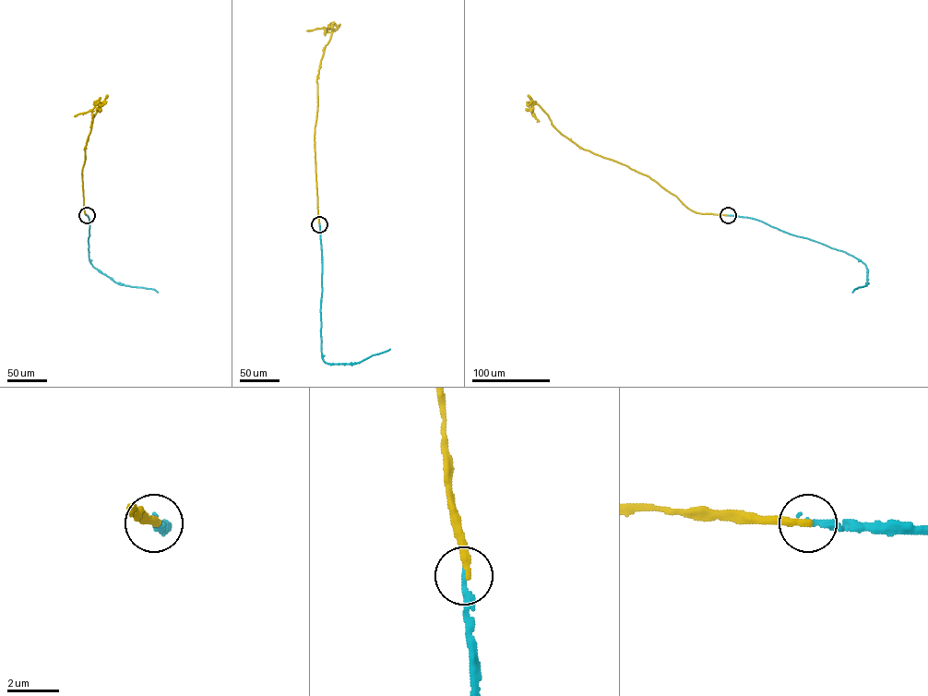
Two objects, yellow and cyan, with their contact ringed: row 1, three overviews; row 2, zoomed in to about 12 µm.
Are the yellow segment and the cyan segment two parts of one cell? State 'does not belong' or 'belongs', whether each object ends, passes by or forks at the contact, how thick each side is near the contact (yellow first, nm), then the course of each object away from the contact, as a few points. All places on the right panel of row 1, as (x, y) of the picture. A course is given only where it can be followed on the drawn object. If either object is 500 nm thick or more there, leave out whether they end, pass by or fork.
belongs; yellow ends; cyan ends; calibres 280 and 220 nm; course yellow (728, 215), (694, 211), (648, 176), (579, 148), (561, 134), (548, 114), (532, 101), (534, 115); course cyan (728, 215), (760, 221), (858, 258), (867, 269), (867, 284), (852, 292)

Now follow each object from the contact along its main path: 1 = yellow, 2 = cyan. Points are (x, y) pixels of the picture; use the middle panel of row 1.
1: (319, 224), (315, 148), (316, 78), (332, 30), (306, 30)
2: (319, 224), (323, 359), (328, 364), (352, 364), (390, 349)

